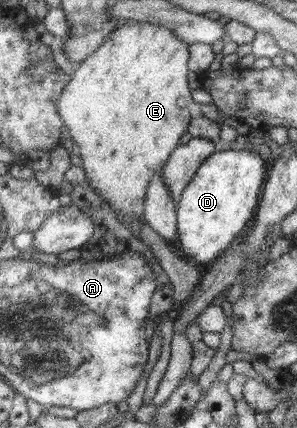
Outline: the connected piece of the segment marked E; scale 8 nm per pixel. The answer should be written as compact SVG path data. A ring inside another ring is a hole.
M121 21L115 26L112 35L102 43L100 49L86 57L83 62L76 64L75 72L72 73L73 79L65 86L64 93L57 102L57 111L70 131L75 151L80 154L83 161L82 167L90 189L112 208L116 216L127 216L129 220L143 221L138 239L151 248L157 262L173 284L174 299L170 312L172 315L183 303L187 303L186 299L202 278L201 273L195 263L185 259L176 250L175 245L149 227L149 223L143 219L143 208L149 183L175 153L173 149L179 145L179 139L187 131L191 119L187 105L191 105L193 99L187 81L189 73L187 59L189 59L187 43L168 29L156 23Z

